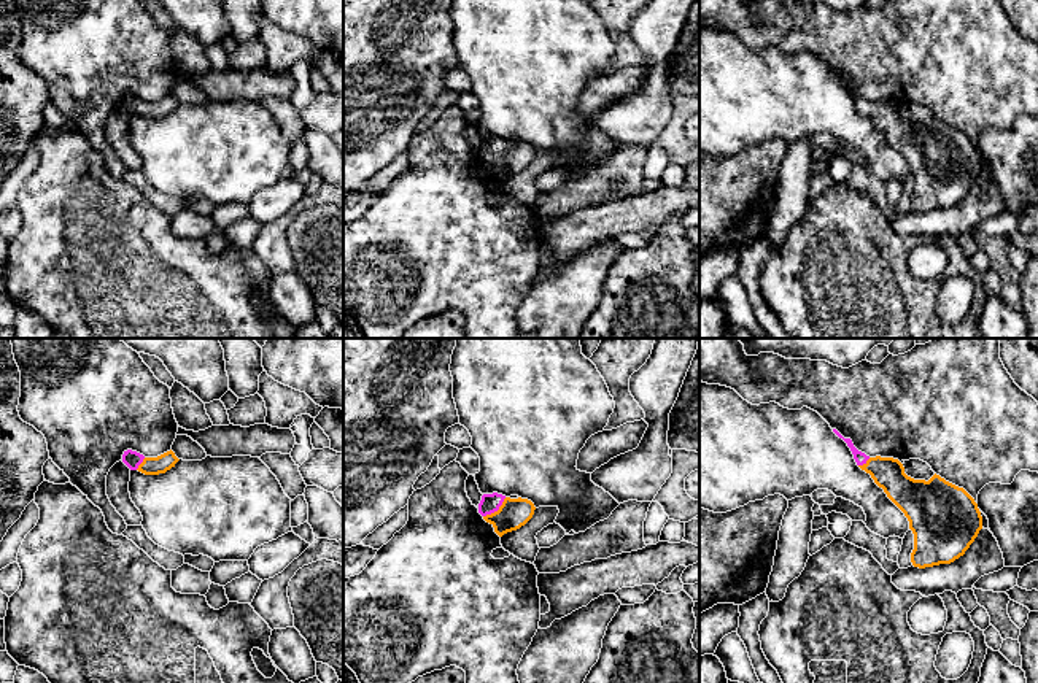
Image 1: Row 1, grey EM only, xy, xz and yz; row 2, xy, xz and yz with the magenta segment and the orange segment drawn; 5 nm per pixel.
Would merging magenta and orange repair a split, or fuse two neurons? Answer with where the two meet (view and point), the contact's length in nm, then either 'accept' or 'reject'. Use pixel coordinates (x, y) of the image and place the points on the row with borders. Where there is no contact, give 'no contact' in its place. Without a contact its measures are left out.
xz (496, 510) | 160 nm | accept

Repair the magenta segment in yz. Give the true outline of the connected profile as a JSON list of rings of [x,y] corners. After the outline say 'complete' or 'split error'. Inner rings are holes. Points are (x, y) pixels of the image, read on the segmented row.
[[[833,432],[850,448],[857,465],[871,475],[887,497],[904,513],[914,534],[911,562],[925,569],[951,564],[970,548],[982,529],[982,516],[974,499],[939,475],[928,481],[914,480],[893,457],[870,457],[850,438]]] | split error

